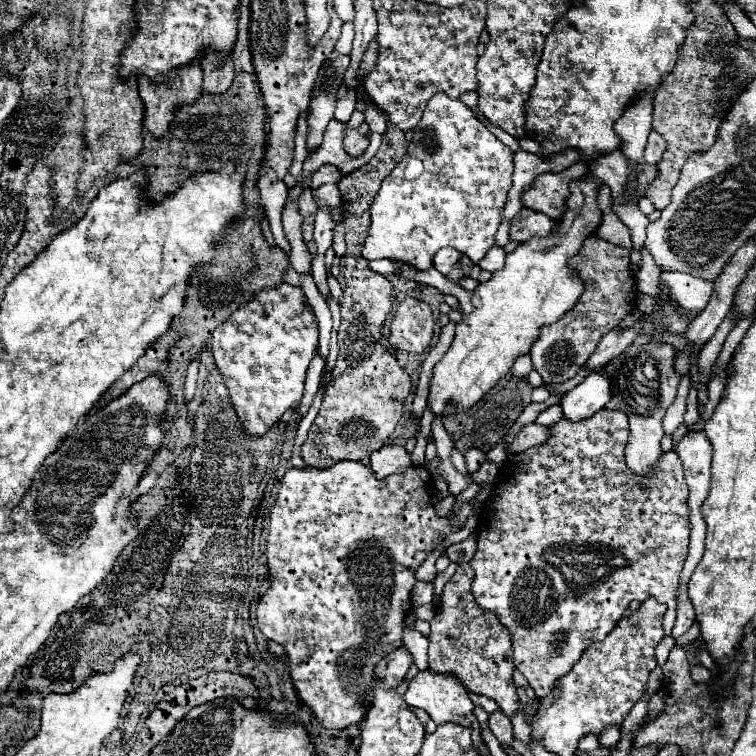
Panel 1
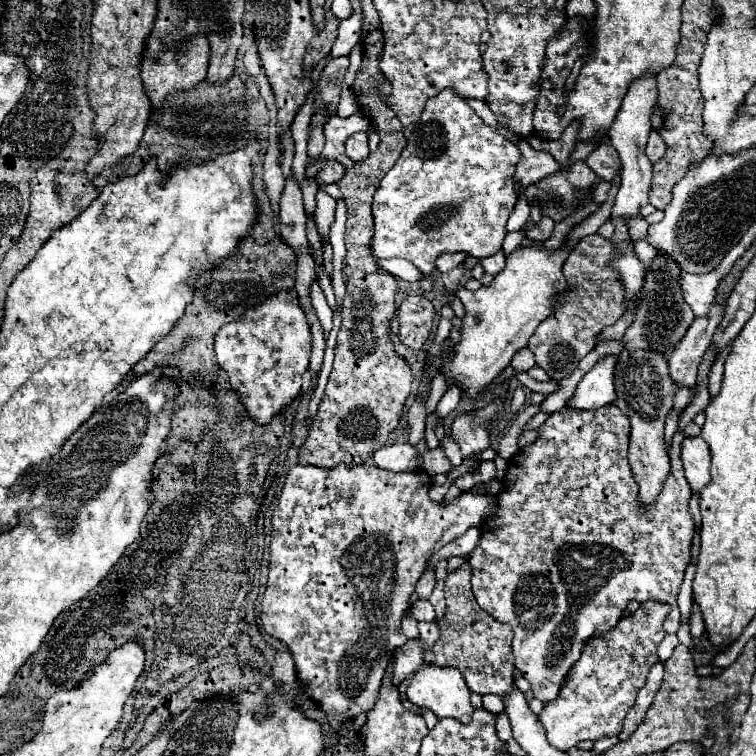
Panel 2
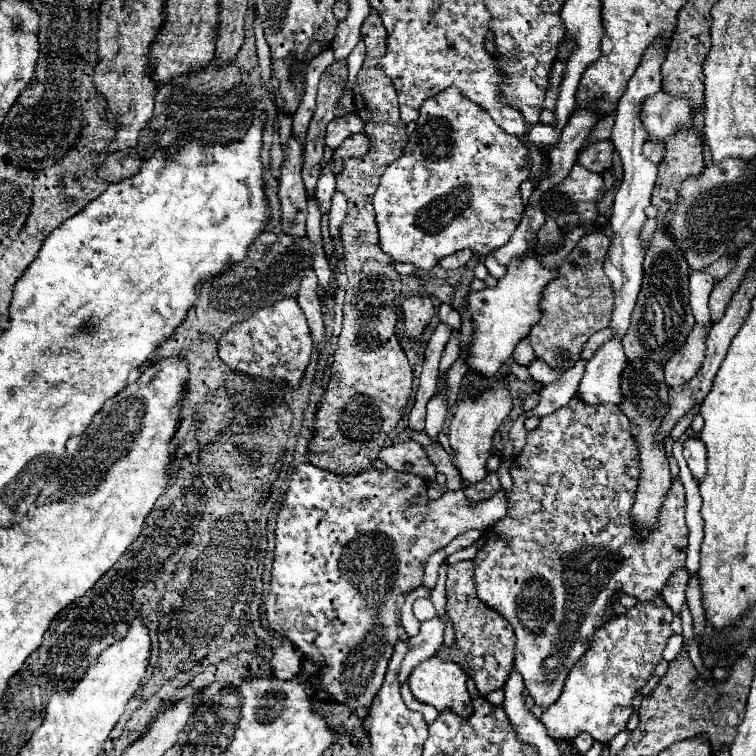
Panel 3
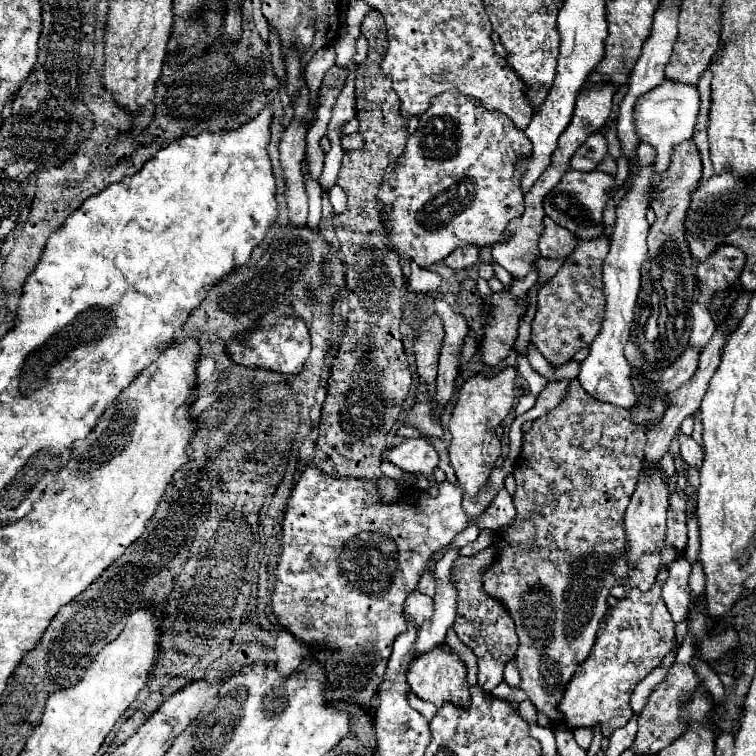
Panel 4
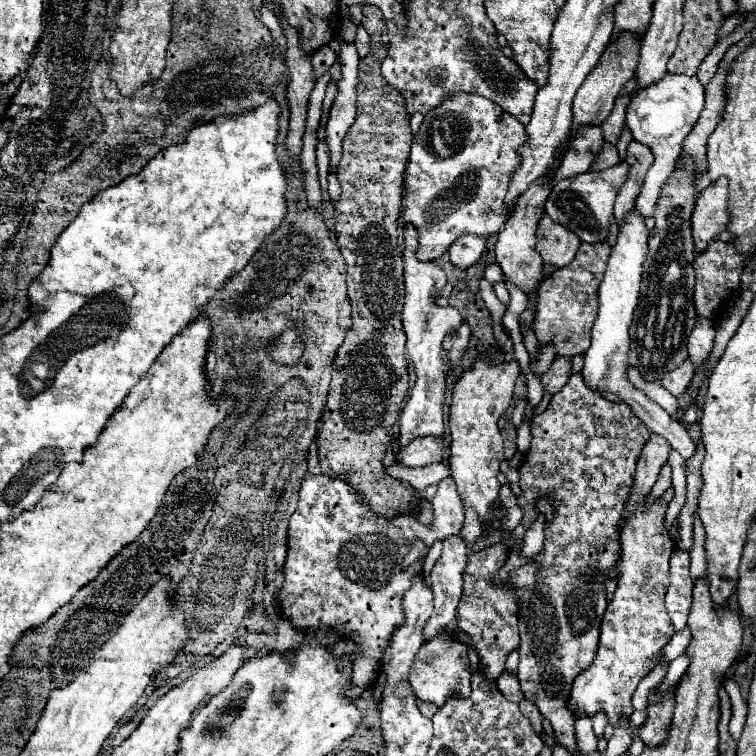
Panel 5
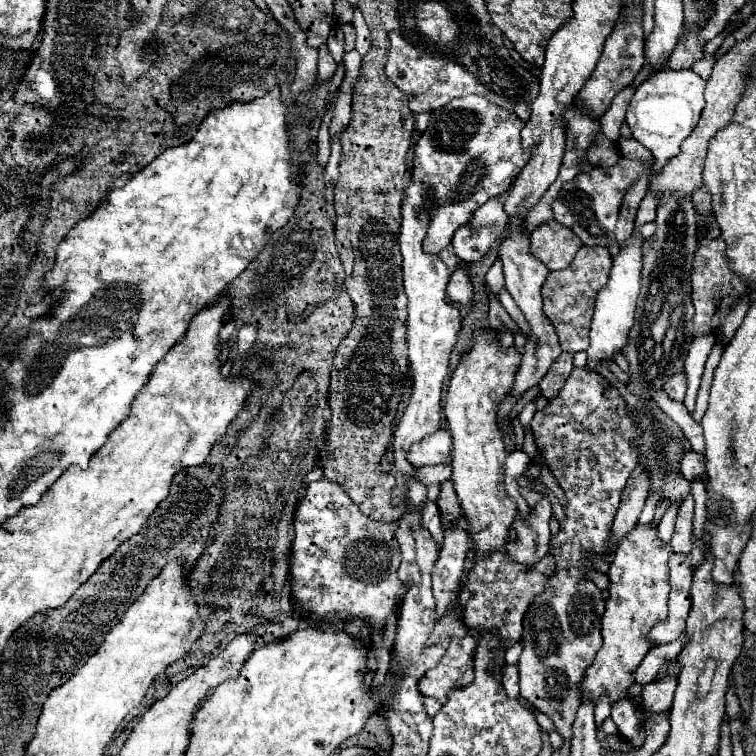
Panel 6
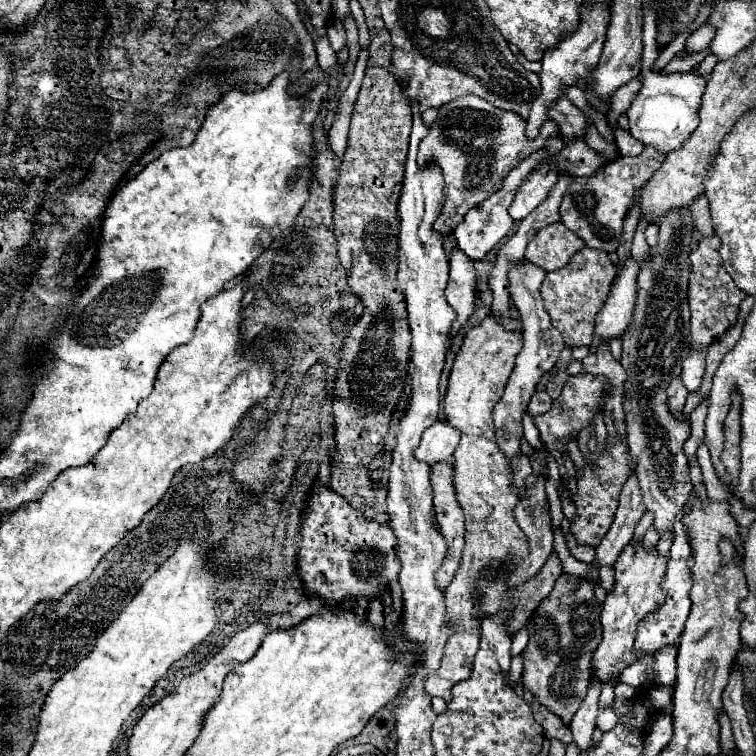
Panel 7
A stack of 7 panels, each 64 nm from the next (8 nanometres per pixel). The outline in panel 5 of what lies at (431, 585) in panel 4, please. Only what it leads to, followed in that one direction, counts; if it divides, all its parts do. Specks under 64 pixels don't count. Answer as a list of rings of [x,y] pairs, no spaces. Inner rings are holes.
[[[436,541],[430,548],[429,553],[423,564],[422,574],[424,574],[424,582],[426,582],[426,584],[428,584],[428,586],[430,587],[431,587],[430,573],[434,564],[437,562],[438,558],[441,555],[442,548],[443,543],[441,541]]]

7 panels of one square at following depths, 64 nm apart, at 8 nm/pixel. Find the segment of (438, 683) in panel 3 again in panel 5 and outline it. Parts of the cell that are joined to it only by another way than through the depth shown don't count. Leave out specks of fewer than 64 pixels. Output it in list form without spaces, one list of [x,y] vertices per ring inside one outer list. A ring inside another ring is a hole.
[[[444,630],[438,636],[426,640],[420,648],[420,660],[416,660],[416,668],[412,670],[410,684],[414,694],[420,700],[434,702],[442,706],[448,696],[466,696],[470,692],[470,662],[468,662],[468,644],[464,644],[456,634]]]

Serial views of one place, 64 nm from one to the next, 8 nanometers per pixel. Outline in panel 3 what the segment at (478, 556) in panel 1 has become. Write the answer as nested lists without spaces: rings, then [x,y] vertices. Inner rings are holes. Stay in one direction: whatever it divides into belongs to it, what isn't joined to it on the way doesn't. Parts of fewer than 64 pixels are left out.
[[[576,394],[576,396],[572,396],[572,400],[564,408],[558,408],[556,412],[540,418],[538,428],[534,428],[532,432],[526,434],[526,446],[522,448],[520,456],[514,460],[514,464],[510,468],[514,488],[510,492],[506,492],[508,494],[508,516],[504,520],[500,520],[500,524],[496,524],[496,528],[488,528],[488,532],[484,532],[486,544],[480,548],[480,552],[474,558],[474,562],[476,562],[476,590],[478,590],[480,600],[484,600],[488,606],[496,608],[496,612],[500,612],[514,626],[514,634],[516,634],[514,668],[522,674],[528,694],[534,698],[534,702],[538,706],[542,706],[542,710],[546,710],[550,704],[554,704],[558,700],[572,666],[588,650],[588,644],[592,642],[596,628],[602,626],[612,616],[612,602],[616,600],[616,594],[626,592],[626,594],[640,598],[640,600],[652,600],[660,594],[660,588],[664,588],[668,574],[672,574],[674,568],[684,566],[686,546],[688,546],[688,528],[686,528],[686,522],[684,522],[684,508],[686,508],[684,486],[682,486],[680,478],[672,480],[672,488],[668,490],[668,496],[664,500],[664,508],[660,512],[658,530],[646,542],[640,542],[638,536],[636,536],[636,530],[632,526],[632,518],[630,518],[638,470],[640,470],[640,444],[630,432],[628,416],[616,404],[590,406],[590,404],[584,404],[584,400],[580,400],[580,396]]]

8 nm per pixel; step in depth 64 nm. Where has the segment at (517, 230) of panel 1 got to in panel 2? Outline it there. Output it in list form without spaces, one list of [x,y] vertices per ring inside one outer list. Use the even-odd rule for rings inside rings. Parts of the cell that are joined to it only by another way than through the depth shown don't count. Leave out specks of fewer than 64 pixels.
[[[544,216],[540,224],[536,224],[536,226],[528,228],[528,238],[538,240],[538,242],[544,242],[544,240],[548,240],[548,238],[550,238],[552,230],[554,230],[554,222],[552,222],[548,216]]]

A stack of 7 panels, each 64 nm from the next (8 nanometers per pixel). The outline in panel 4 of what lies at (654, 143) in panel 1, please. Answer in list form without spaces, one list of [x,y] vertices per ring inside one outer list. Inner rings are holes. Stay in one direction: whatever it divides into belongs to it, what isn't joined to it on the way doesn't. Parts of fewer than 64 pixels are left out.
[[[640,144],[640,146],[636,148],[636,166],[638,166],[638,164],[640,164],[640,166],[650,166],[650,164],[654,162],[654,158],[656,158],[656,152],[654,152],[652,146]]]

